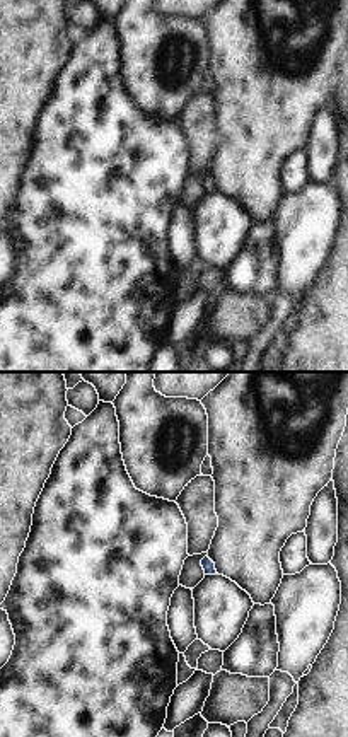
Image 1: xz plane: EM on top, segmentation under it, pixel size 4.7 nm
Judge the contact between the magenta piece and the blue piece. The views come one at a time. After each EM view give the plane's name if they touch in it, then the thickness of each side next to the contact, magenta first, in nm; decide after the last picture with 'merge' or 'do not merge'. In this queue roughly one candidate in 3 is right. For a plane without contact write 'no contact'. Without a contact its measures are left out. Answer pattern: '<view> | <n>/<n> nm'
no contact

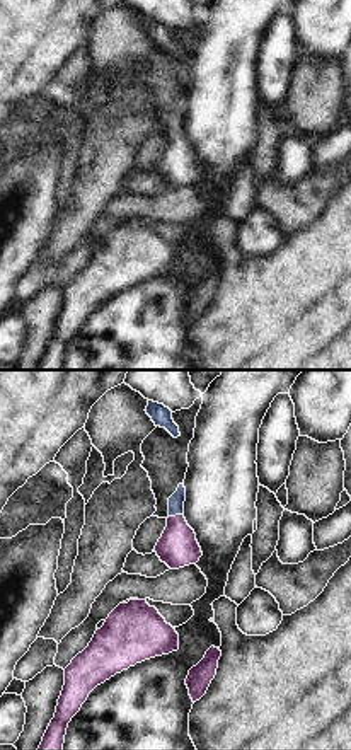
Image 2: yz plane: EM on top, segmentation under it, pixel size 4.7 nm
yz | 190/80 nm

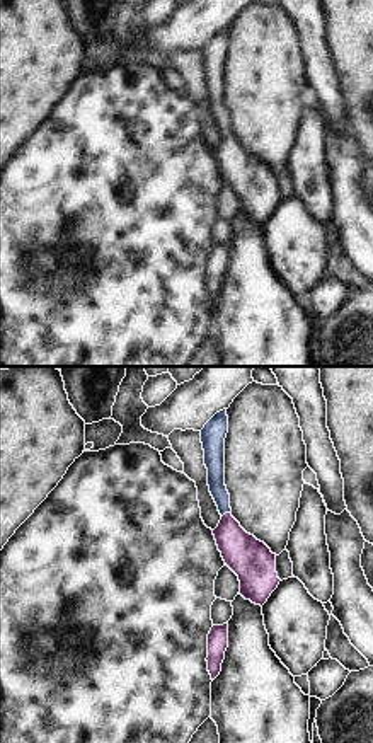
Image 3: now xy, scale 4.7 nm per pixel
xy | 200/100 nm

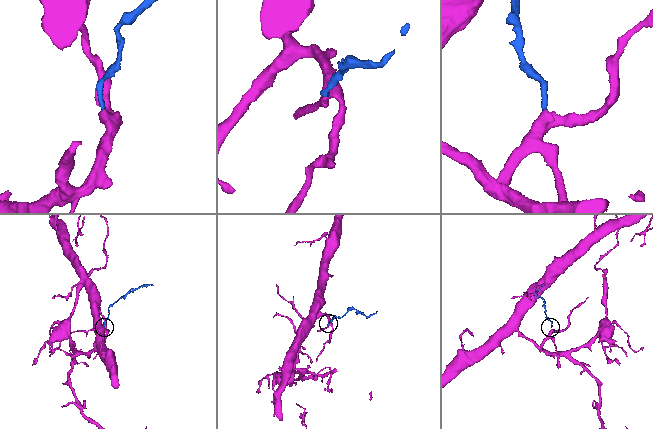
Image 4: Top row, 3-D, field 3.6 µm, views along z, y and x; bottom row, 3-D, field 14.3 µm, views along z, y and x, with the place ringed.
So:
merge

